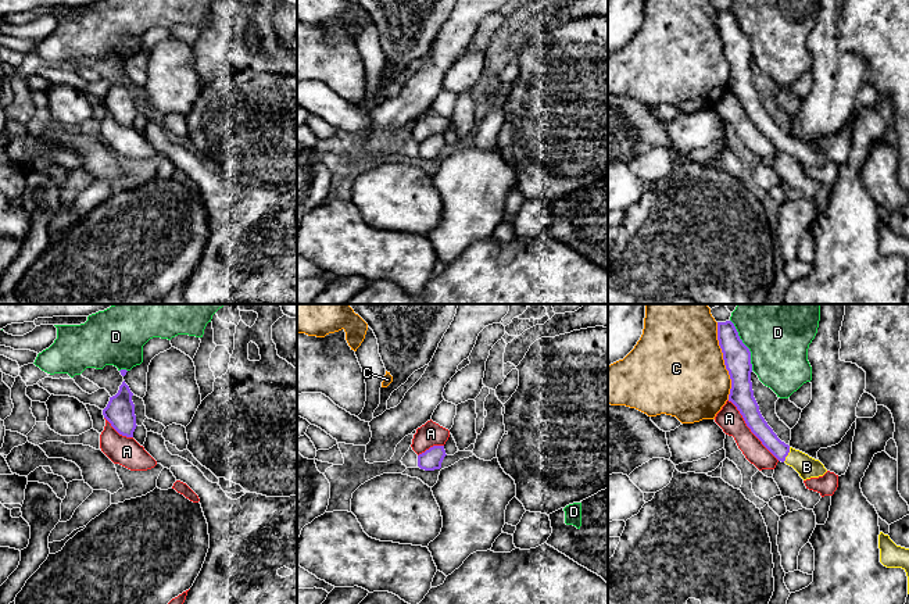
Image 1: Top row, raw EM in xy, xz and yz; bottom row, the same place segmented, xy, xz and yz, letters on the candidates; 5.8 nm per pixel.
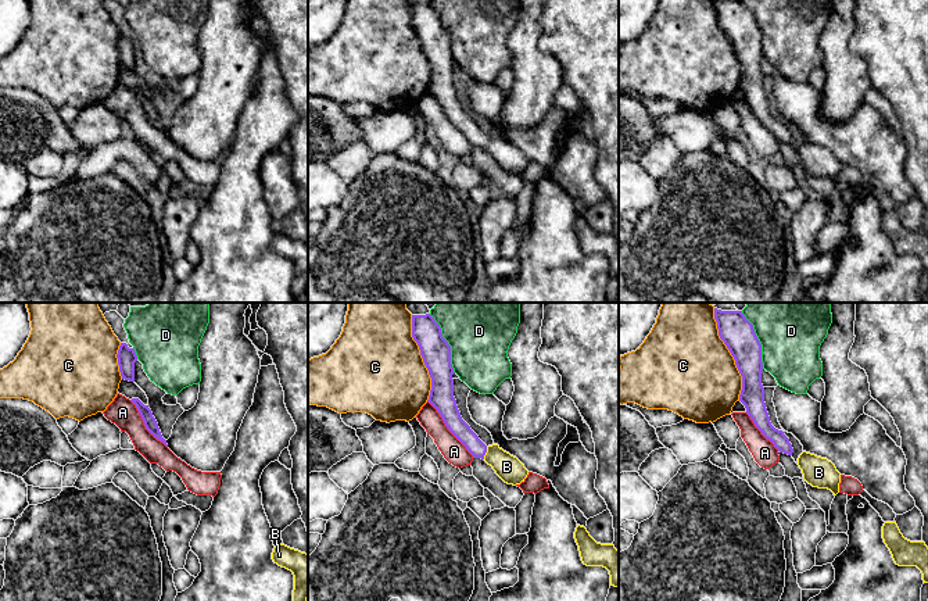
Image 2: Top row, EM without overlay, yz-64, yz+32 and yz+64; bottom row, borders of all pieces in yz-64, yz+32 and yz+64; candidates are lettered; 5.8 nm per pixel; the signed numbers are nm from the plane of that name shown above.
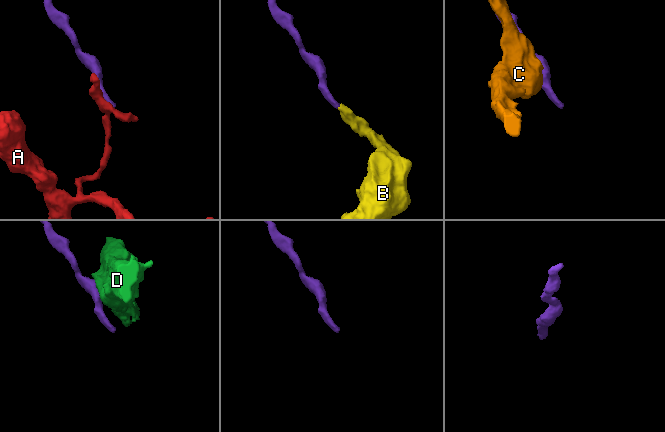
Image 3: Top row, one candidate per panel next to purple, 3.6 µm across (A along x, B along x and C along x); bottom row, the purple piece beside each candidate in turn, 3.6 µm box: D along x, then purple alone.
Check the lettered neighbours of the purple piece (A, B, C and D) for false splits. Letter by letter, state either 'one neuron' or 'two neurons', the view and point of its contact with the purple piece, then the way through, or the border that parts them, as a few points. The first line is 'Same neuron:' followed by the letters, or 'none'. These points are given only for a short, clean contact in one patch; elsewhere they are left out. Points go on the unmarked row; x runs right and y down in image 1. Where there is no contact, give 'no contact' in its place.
Same neuron: B
A: two neurons; contact yz (750, 117); border yz (727, 89), (736, 96), (750, 120), (779, 149)
B: one neuron; contact yz (787, 143)
C: two neurons; contact yz (725, 50)
D: two neurons; contact yz (744, 34); border yz (730, 9), (738, 27), (750, 40), (752, 59)

